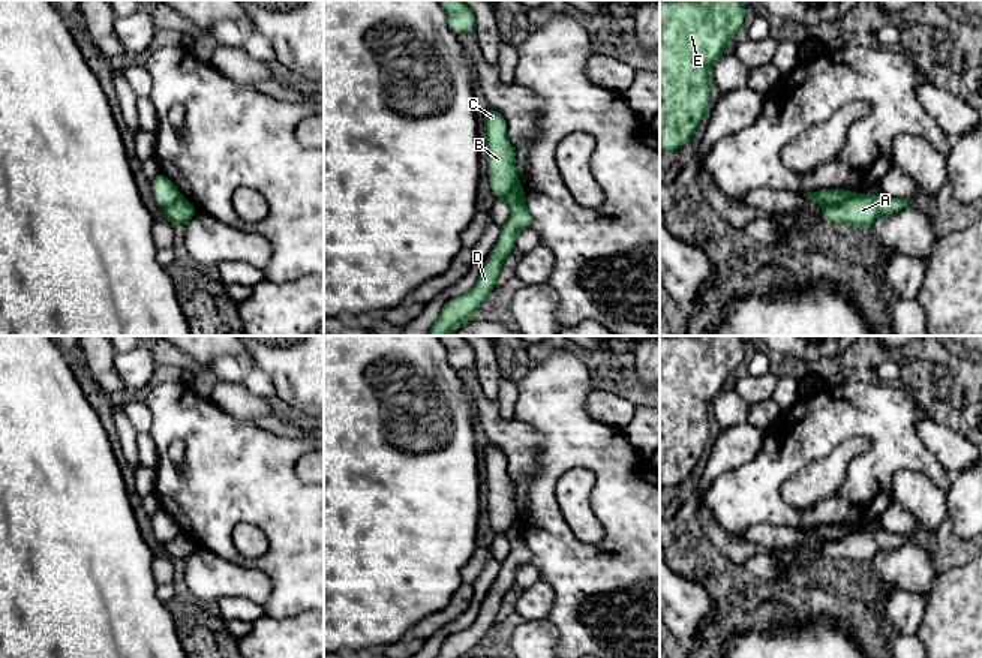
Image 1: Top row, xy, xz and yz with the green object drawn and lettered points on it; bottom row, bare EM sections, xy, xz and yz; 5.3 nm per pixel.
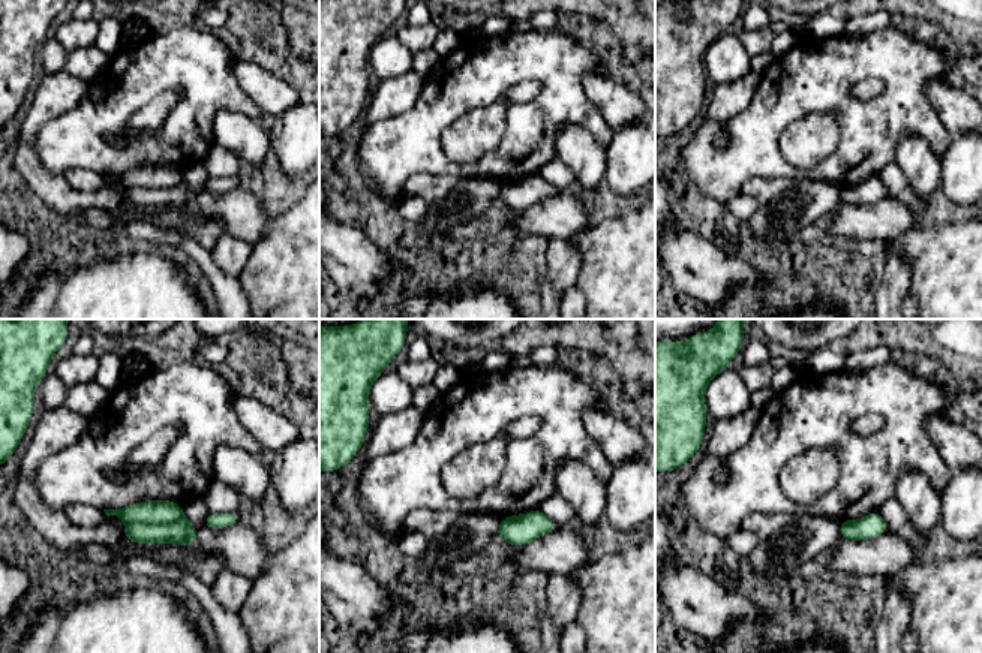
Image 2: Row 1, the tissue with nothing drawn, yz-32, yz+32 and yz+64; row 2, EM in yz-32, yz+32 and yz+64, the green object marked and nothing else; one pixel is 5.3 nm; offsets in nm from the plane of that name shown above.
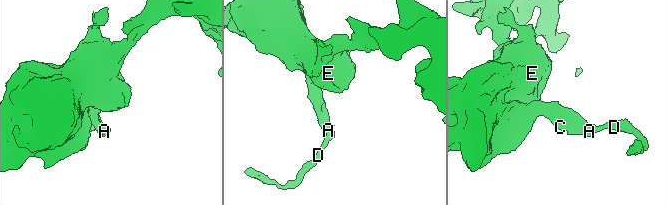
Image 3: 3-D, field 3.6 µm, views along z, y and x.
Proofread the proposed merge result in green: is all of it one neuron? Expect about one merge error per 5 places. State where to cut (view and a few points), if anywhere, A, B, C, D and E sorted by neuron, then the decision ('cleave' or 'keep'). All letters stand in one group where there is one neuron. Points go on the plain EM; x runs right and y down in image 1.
yz (856, 529), (829, 541) | A D / B C E | cleave

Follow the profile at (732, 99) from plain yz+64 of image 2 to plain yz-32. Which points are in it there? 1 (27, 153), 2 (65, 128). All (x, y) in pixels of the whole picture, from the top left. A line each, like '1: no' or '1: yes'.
1: yes
2: no

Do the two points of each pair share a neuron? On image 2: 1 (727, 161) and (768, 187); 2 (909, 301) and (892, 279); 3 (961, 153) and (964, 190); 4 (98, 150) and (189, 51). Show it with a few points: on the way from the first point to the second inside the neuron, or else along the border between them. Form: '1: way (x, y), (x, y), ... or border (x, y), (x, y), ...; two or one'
1: border (789, 178), (750, 177), (742, 184), (741, 192); two
2: border (909, 291), (900, 303); two
3: way (964, 162), (964, 181); one
4: way (102, 122), (161, 63); one

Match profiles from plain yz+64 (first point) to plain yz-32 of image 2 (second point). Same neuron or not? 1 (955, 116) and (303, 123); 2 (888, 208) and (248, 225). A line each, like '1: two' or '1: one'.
1: two
2: one

